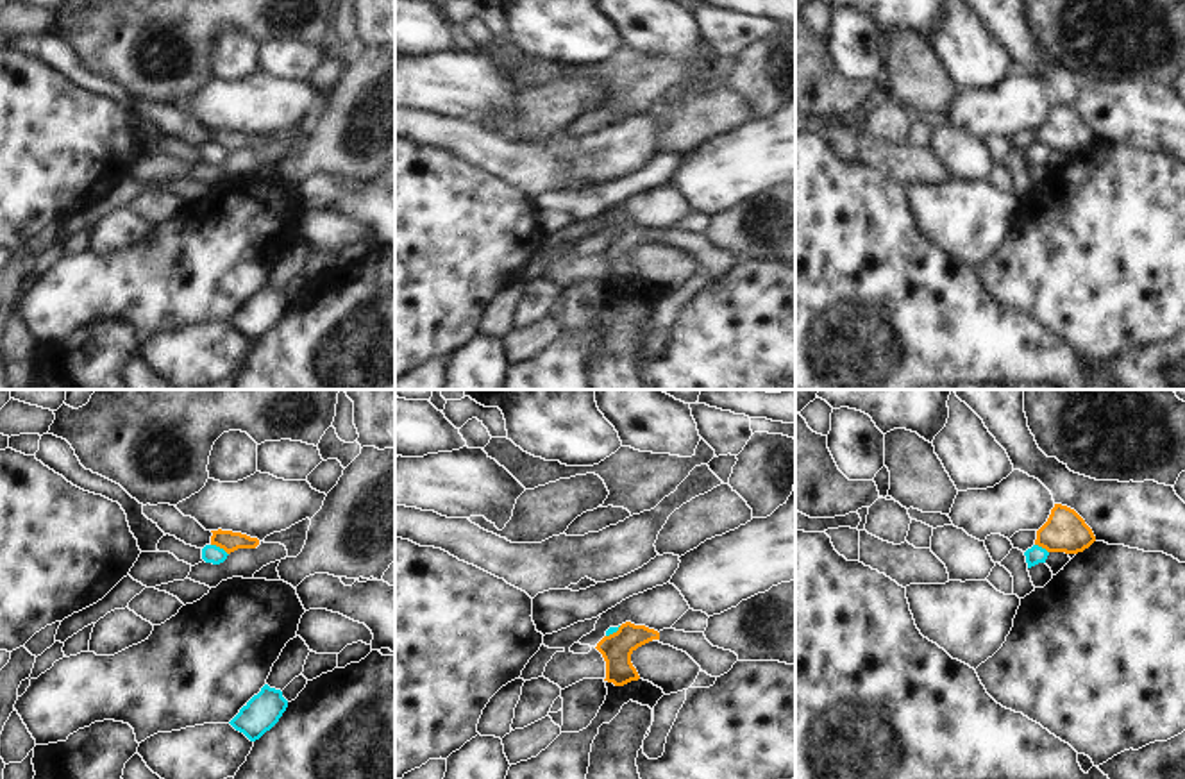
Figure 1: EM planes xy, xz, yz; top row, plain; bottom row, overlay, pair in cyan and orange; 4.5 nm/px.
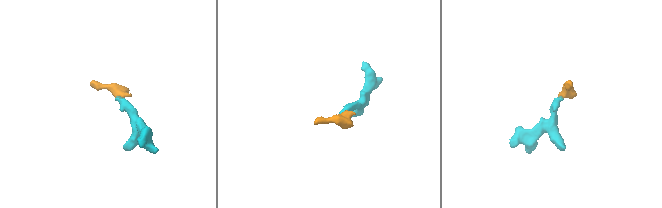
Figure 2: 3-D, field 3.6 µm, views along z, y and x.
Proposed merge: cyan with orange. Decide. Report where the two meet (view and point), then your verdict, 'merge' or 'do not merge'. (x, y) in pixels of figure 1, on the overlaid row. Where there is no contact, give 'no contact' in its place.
meets cyan in xy at (218, 547); do not merge

